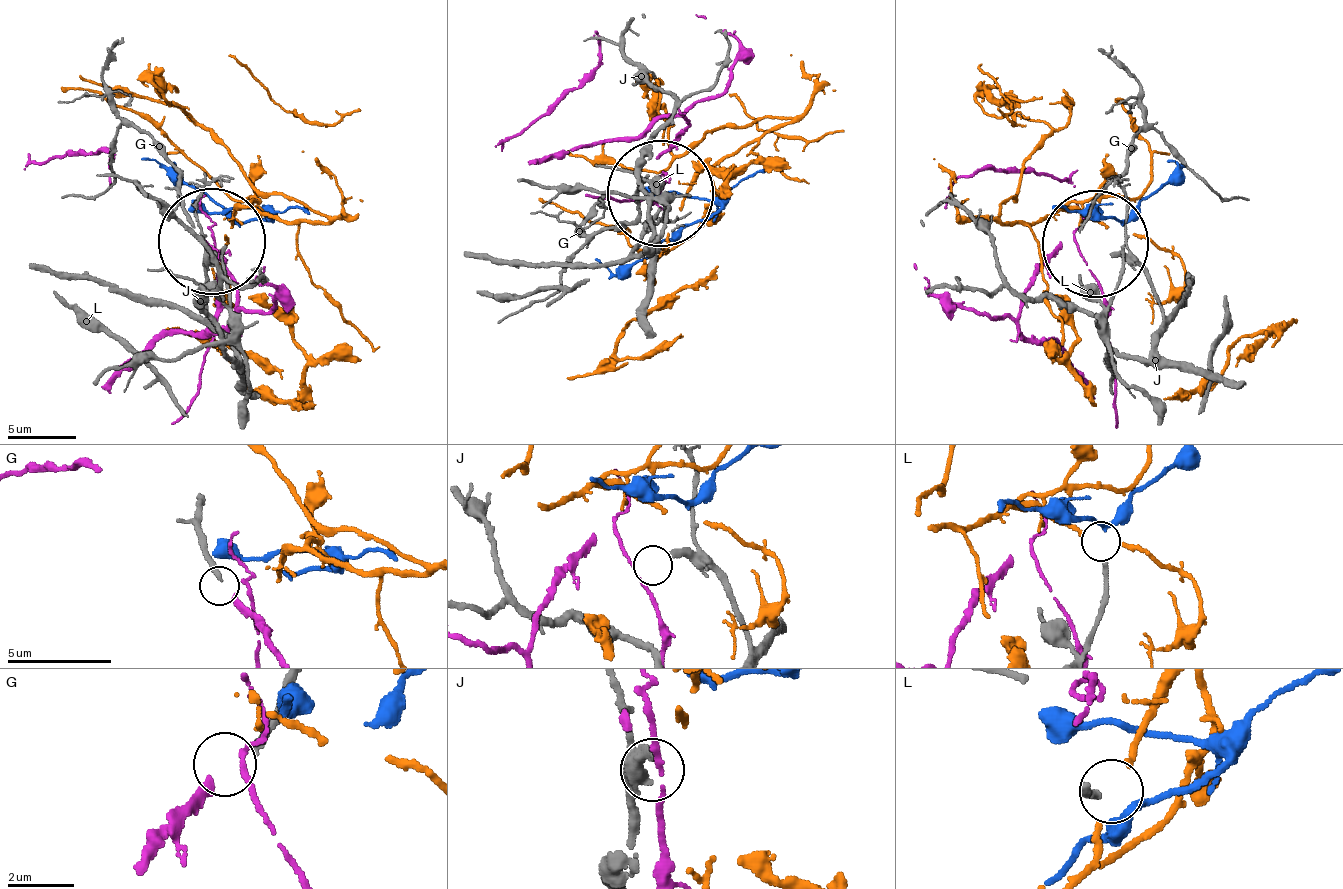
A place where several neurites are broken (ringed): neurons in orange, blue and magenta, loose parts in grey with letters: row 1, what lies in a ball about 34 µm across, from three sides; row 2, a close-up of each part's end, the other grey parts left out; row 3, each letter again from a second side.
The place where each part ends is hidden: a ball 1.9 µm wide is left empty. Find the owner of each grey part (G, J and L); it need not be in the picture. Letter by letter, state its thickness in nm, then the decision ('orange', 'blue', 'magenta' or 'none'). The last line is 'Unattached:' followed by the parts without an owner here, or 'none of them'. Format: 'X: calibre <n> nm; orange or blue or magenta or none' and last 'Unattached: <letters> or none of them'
G: calibre 240 nm; magenta
J: calibre 320 nm; none
L: calibre 240 nm; blue
Unattached: J

